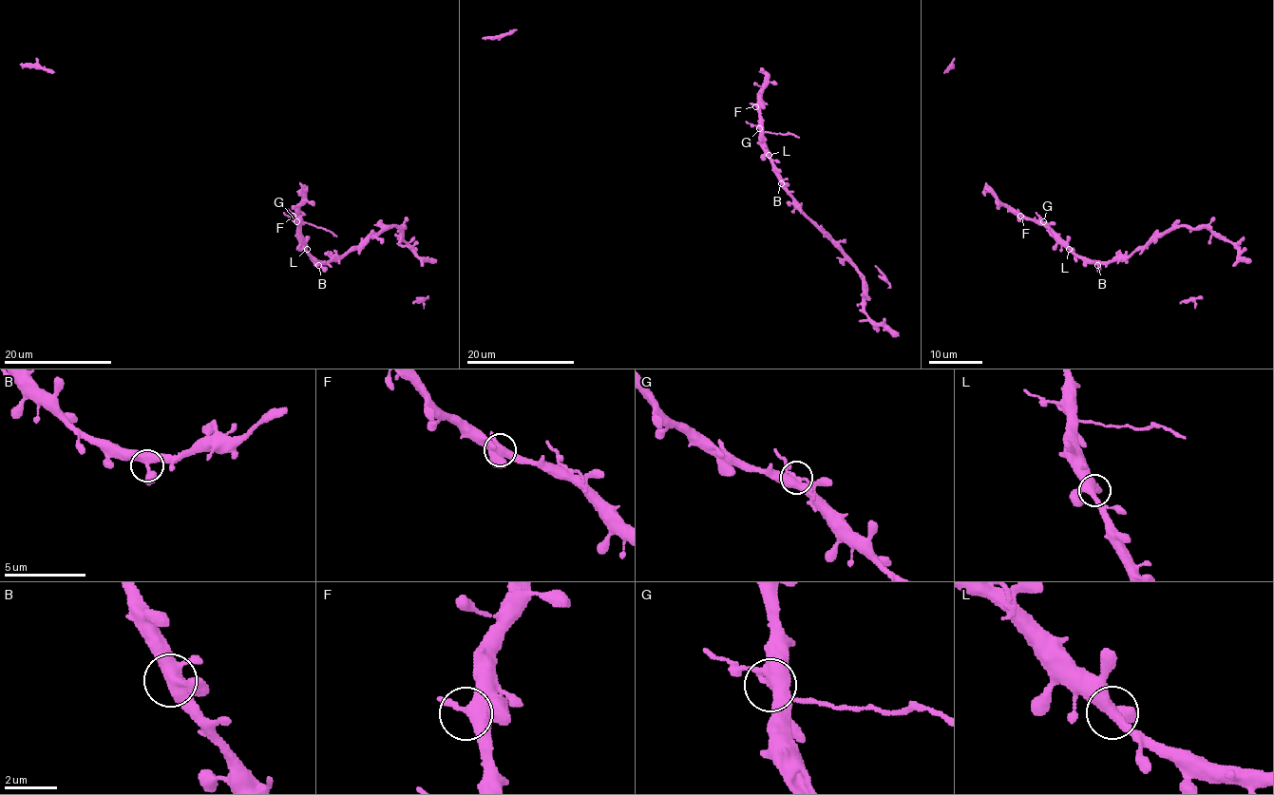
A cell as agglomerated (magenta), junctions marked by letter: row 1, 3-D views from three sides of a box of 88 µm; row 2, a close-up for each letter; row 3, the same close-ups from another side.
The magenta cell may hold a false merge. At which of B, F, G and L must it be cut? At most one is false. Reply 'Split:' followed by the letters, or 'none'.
Split: G

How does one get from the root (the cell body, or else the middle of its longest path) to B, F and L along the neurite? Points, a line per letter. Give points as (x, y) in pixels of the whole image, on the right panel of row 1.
B: (1033, 220), (1043, 222), (1074, 253), (1097, 265)
F: (1033, 220), (1020, 216)
L: (1033, 220), (1039, 220), (1069, 249)

